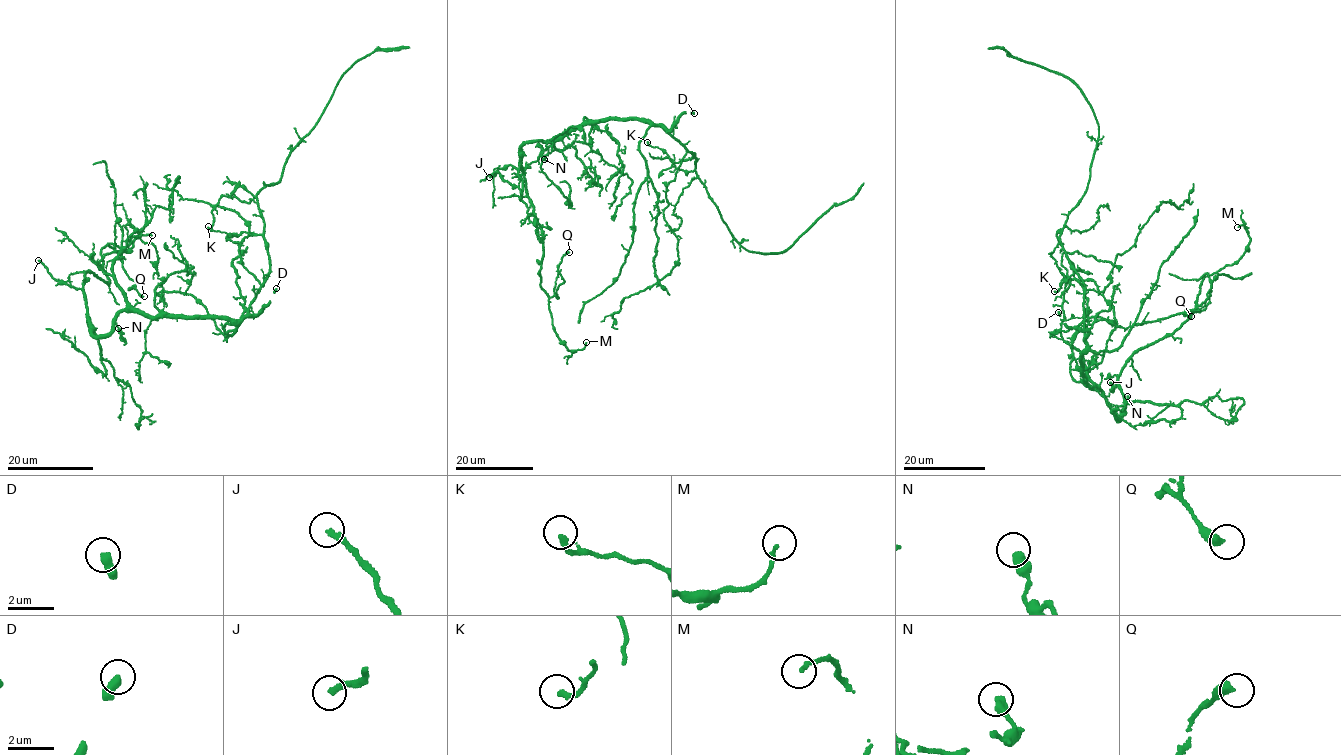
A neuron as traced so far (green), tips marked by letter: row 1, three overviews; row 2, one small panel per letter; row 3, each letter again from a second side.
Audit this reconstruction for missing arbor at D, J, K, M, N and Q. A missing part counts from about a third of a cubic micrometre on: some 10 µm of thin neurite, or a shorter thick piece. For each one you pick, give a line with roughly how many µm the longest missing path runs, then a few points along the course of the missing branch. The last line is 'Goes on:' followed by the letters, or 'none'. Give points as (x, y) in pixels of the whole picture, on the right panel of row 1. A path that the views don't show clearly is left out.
D: Missing length about 45 µm
Goes on: D

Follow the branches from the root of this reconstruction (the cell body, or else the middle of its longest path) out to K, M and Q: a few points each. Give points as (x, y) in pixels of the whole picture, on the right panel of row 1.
K: (1080, 363), (1079, 352), (1086, 346), (1084, 285), (1070, 261), (1072, 275), (1054, 291)
M: (1080, 363), (1089, 388), (1121, 418), (1123, 364), (1188, 318), (1206, 276), (1237, 263), (1249, 241), (1237, 227)
Q: (1080, 363), (1089, 388), (1100, 390), (1121, 418), (1123, 364), (1188, 318), (1208, 274), (1209, 300), (1191, 316)

